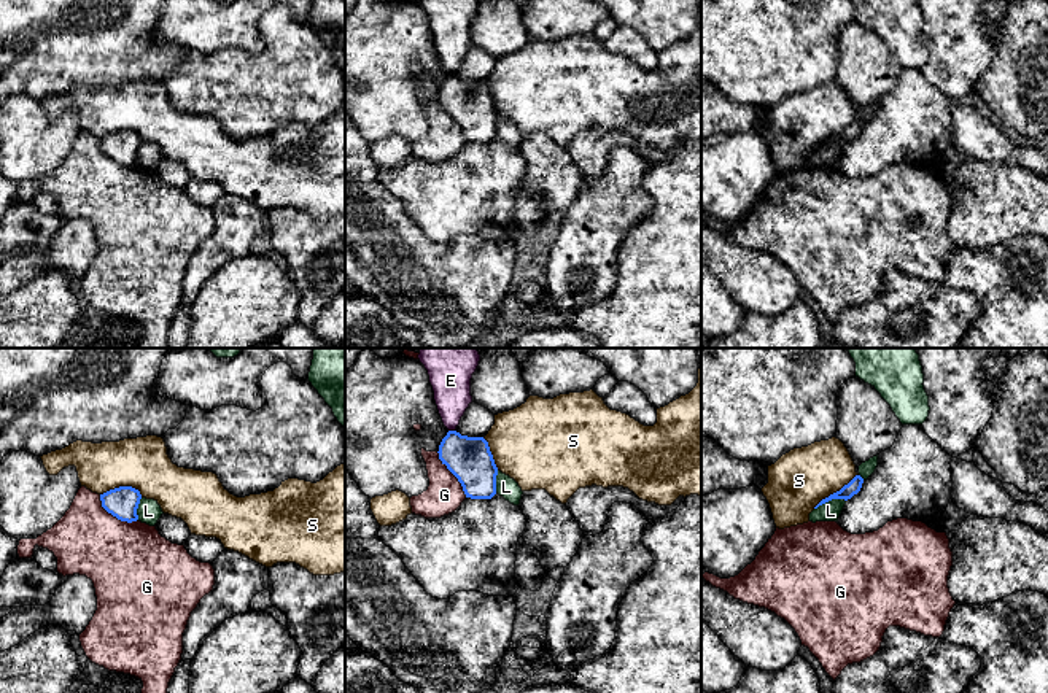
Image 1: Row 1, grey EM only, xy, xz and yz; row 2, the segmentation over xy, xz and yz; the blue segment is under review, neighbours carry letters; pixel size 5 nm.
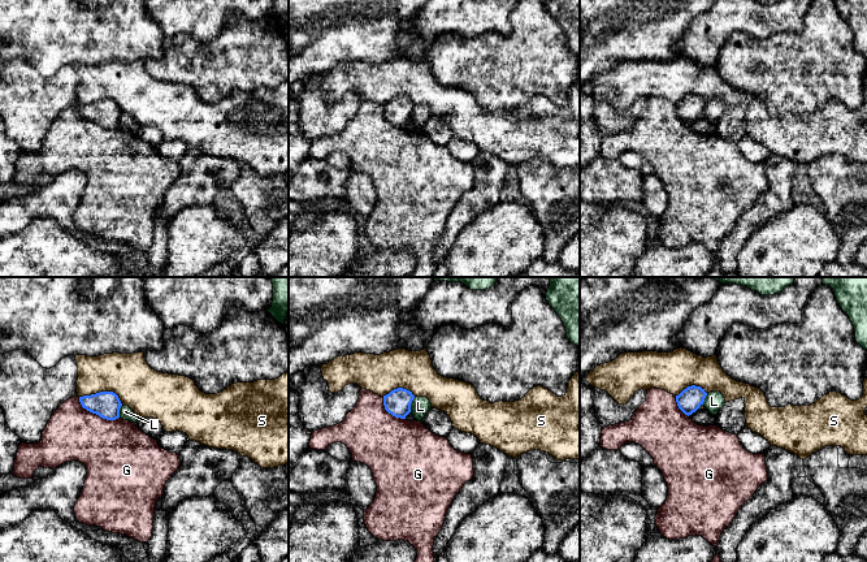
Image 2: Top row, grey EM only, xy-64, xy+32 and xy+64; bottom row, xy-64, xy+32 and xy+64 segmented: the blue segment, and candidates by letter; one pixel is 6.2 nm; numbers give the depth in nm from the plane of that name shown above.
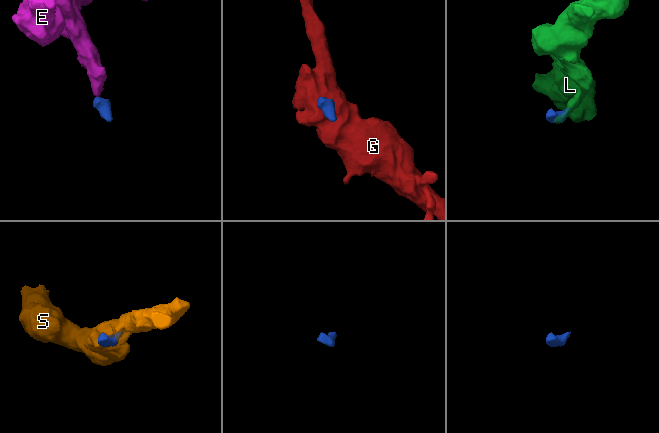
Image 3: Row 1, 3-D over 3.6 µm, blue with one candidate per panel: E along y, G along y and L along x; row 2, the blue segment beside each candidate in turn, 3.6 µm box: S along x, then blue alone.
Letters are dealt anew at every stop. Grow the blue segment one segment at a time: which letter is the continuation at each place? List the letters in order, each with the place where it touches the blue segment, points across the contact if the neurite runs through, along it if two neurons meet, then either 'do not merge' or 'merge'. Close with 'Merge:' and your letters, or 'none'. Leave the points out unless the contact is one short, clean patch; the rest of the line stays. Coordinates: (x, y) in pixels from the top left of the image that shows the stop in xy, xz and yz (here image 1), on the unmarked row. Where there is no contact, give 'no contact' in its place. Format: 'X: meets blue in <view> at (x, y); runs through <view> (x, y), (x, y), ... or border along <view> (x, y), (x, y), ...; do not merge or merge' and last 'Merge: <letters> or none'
E: meets blue in xz at (452, 75); border along xz (449, 73), (454, 75); do not merge
G: meets blue in xy at (115, 159); border along xy (99, 139), (100, 148), (108, 156), (121, 164), (137, 164); do not merge
L: meets blue in yz at (829, 143); border along yz (845, 143), (829, 143), (815, 153); do not merge
S: meets blue in xy at (123, 131); border along xy (100, 139), (120, 131), (134, 131), (142, 140); do not merge
Merge: none

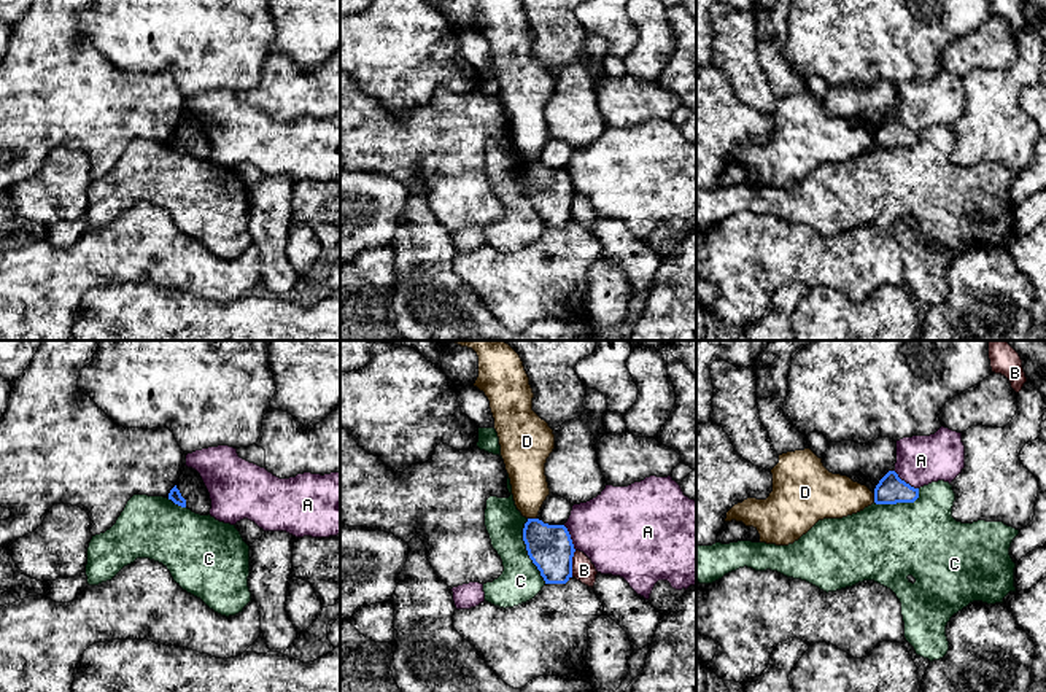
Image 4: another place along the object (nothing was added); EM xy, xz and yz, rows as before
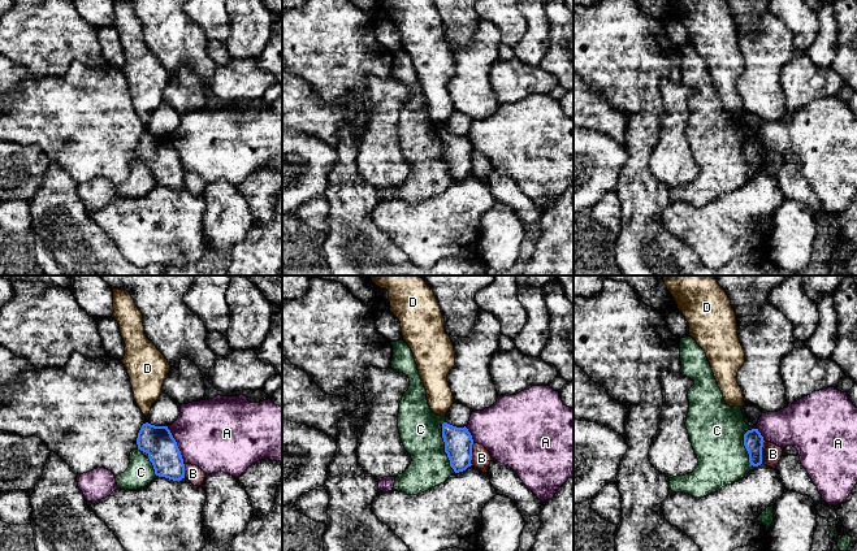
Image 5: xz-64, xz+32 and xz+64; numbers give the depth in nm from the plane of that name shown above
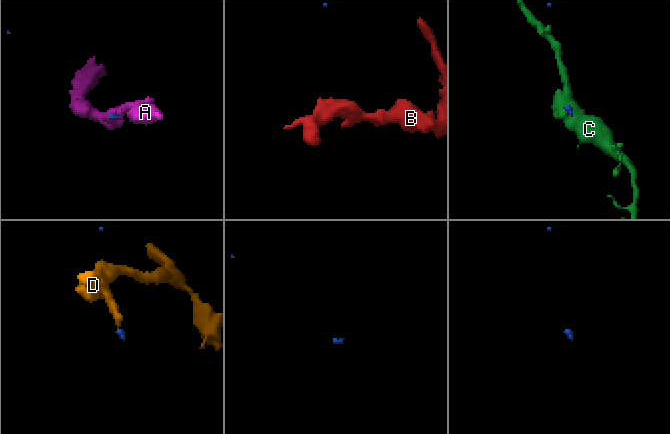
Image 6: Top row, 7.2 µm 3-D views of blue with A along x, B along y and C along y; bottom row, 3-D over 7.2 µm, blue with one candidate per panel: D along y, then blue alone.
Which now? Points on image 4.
A: meets blue in yz at (903, 124); border along yz (894, 113), (902, 123), (918, 132); do not merge
B: meets blue in xz at (571, 207); border along xz (576, 194), (571, 220); do not merge
C: meets blue in xz at (526, 193); border along xz (526, 163), (523, 172), (525, 193), (546, 226); do not merge
D: meets blue in xz at (533, 163); border along xz (528, 161), (536, 163); do not merge
Merge: none

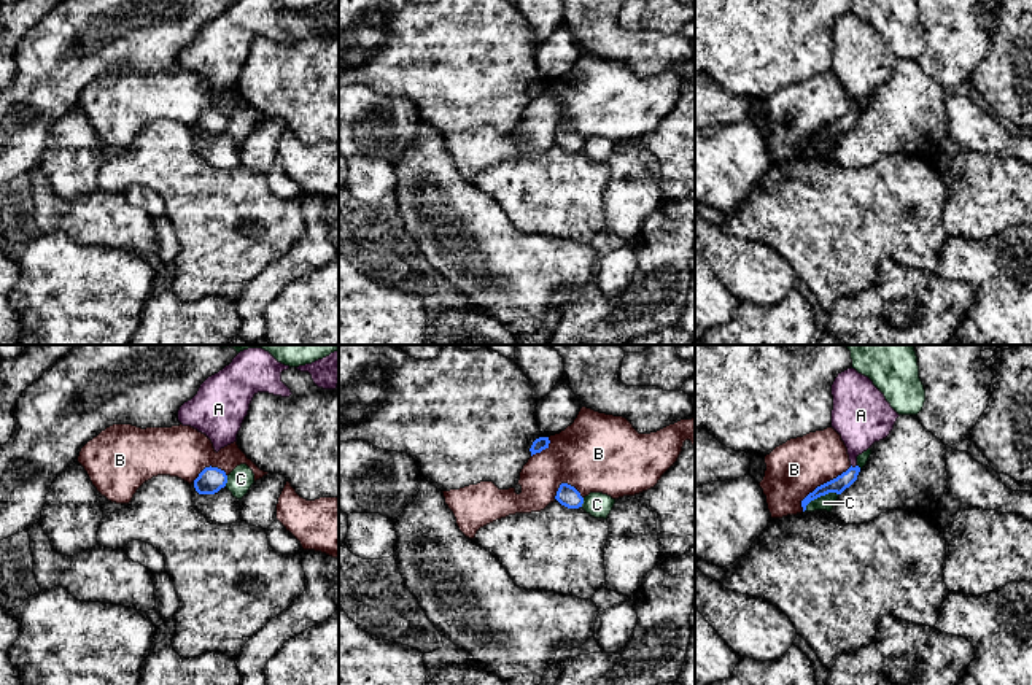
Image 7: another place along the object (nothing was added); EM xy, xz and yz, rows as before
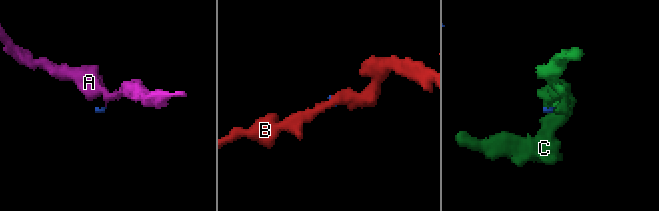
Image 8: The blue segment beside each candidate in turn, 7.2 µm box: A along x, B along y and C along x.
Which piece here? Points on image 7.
A: meets blue in yz at (856, 110); merge
B: meets blue in yz at (821, 129); border along yz (851, 110), (818, 129), (802, 145), (802, 154); do not merge
C: meets blue in yz at (819, 140); border along yz (838, 137), (821, 139), (803, 154); do not merge
Merge: A

